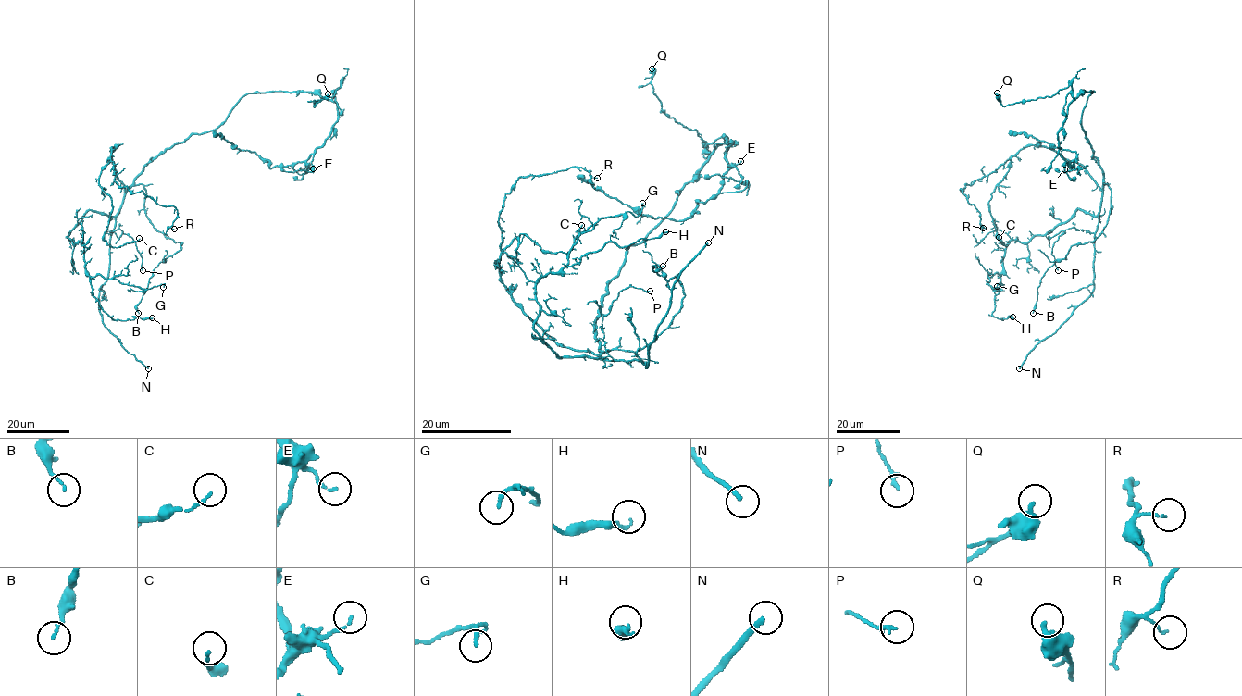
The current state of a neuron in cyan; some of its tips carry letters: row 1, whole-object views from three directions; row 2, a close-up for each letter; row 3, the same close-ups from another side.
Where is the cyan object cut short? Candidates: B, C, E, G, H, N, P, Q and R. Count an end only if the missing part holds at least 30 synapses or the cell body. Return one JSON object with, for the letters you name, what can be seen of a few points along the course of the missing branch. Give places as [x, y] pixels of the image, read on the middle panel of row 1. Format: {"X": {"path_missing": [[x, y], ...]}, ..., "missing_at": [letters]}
{"N": {"path_missing": [[708, 242], [740, 202], [739, 156], [725, 140], [681, 124], [582, 112], [585, 93]]}, "missing_at": ["N"]}

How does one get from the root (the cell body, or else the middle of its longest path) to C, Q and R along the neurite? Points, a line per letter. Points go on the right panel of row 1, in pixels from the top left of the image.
C: (1086, 133), (1101, 189), (1081, 165), (1028, 145), (1011, 158), (988, 203), (1006, 245), (999, 237)
Q: (1086, 133), (1081, 118), (1091, 91), (1081, 91), (1074, 99), (1070, 85), (1050, 97), (1006, 106), (997, 93)
R: (1086, 133), (1101, 169), (1101, 189), (1081, 165), (1046, 146), (1028, 145), (960, 189), (980, 214), (983, 228)

